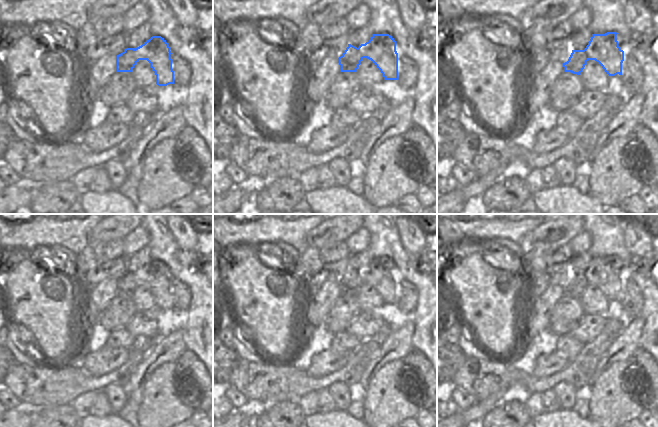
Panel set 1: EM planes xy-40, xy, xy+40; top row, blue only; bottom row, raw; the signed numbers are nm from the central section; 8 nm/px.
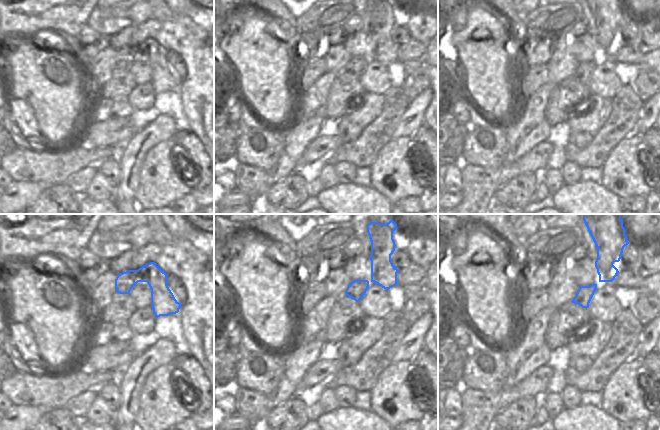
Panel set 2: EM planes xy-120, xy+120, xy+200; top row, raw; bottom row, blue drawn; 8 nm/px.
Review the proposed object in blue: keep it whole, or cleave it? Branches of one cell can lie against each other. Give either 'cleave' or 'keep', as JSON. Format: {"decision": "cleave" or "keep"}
{"decision": "cleave"}

